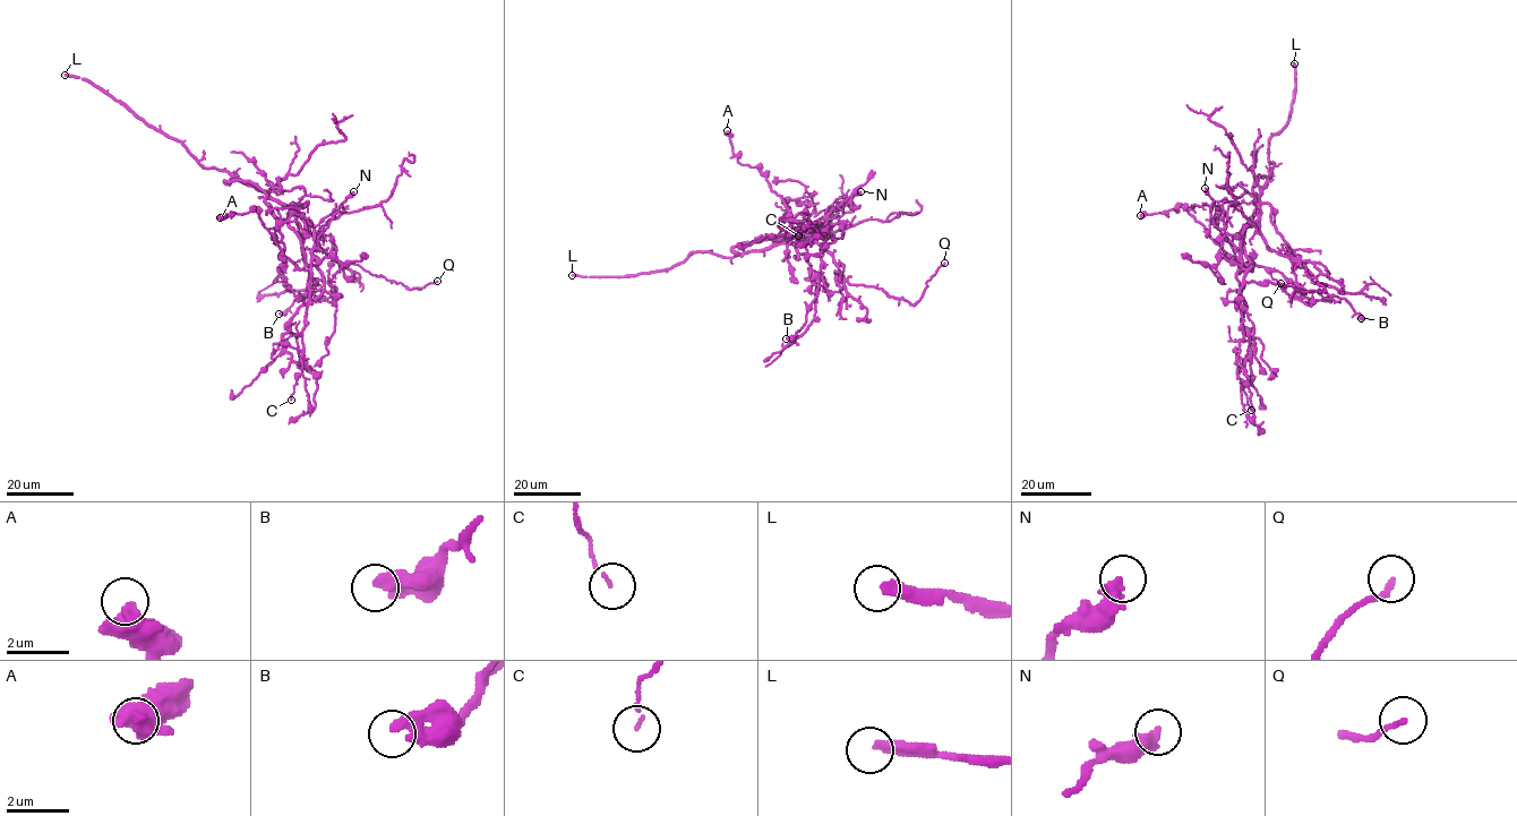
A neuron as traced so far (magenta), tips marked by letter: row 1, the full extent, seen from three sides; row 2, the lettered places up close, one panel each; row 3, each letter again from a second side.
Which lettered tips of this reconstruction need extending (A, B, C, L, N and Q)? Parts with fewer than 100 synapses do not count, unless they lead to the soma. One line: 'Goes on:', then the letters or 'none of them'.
Goes on: L

